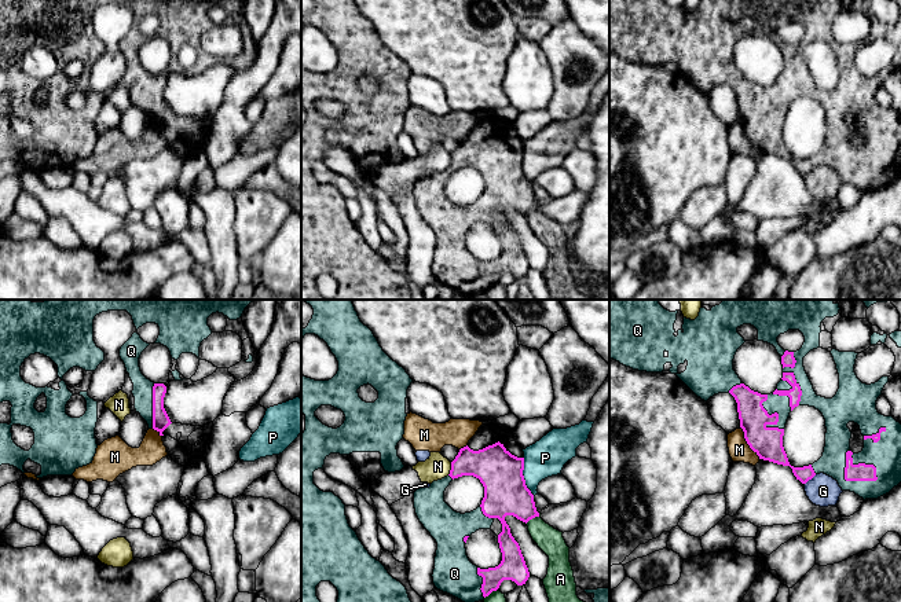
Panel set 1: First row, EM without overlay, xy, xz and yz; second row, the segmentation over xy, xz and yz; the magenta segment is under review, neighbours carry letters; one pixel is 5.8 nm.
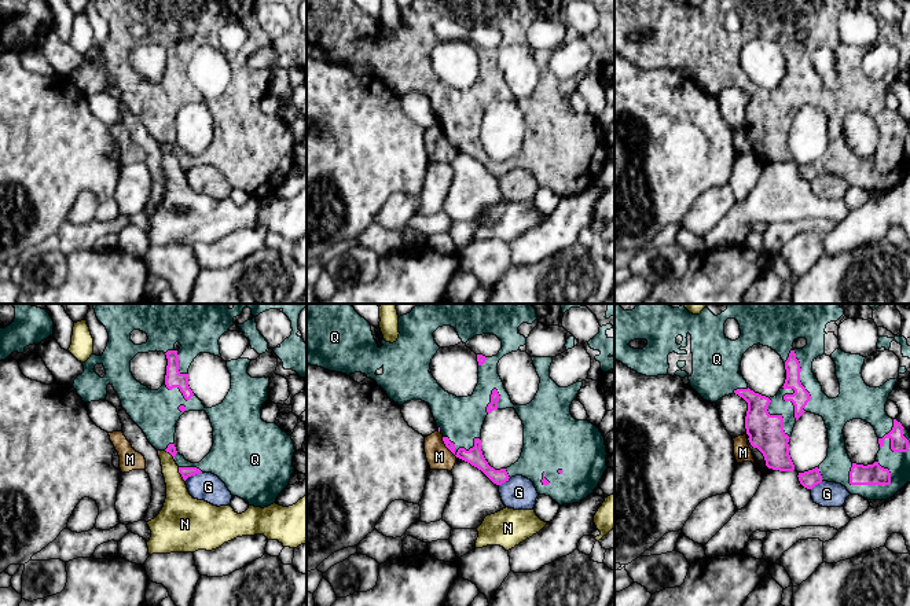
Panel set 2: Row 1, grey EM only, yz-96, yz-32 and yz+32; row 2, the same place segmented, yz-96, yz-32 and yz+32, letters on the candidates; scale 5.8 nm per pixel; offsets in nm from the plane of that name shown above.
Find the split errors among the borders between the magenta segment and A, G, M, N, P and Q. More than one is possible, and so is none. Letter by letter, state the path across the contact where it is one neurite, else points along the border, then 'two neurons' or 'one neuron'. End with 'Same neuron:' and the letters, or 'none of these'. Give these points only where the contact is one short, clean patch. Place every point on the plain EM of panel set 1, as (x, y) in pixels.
A: two neurons
G: two neurons
M: along yz (740, 118), (746, 135), (760, 150) | two neurons
N: along xz (451, 154), (451, 161), (447, 166) | two neurons
P: two neurons
Q: one neuron
Same neuron: Q

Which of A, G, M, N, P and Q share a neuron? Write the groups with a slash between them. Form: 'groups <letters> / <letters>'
groups A G M P / N / Q

